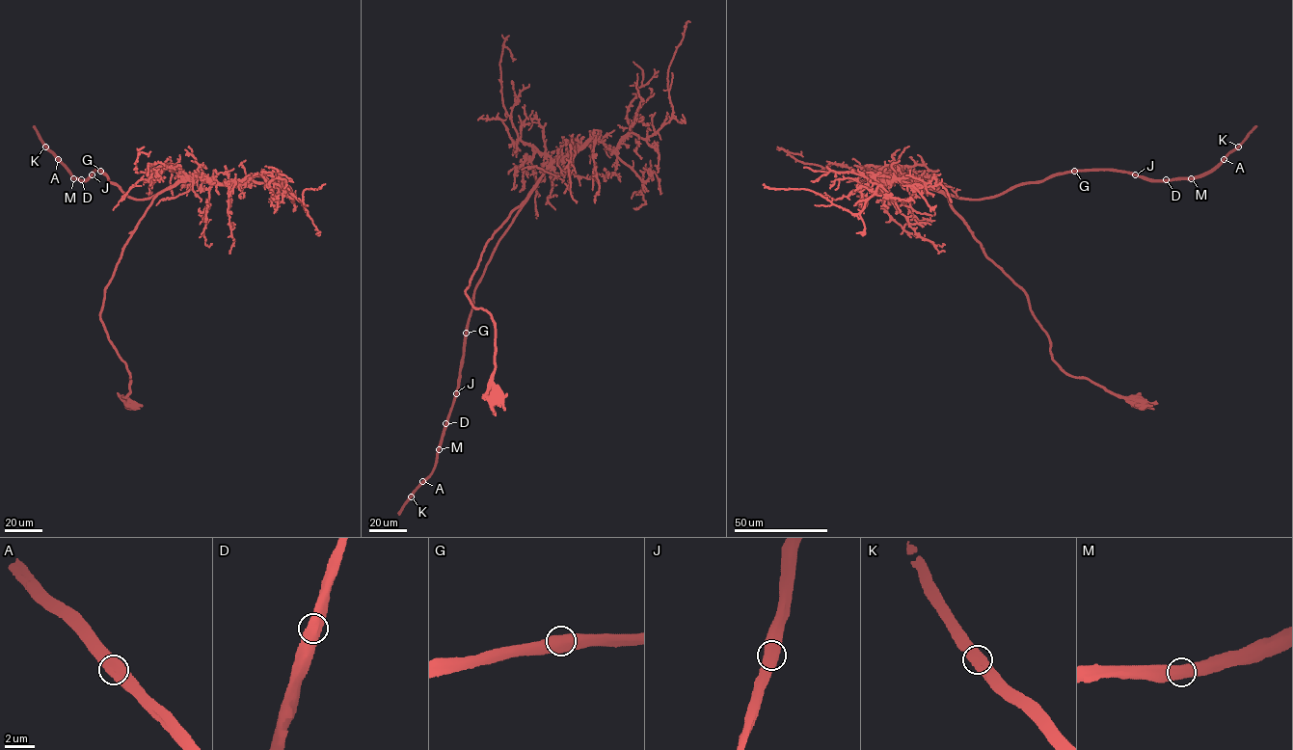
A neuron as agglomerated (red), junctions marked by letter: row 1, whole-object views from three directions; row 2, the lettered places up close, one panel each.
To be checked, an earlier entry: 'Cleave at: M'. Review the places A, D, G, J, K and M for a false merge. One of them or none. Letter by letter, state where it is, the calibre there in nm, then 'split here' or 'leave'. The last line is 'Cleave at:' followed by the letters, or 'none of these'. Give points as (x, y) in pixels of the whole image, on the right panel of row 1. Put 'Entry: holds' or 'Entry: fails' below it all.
A: (1224, 159) | 650 nm | leave
D: (1166, 179) | 650 nm | leave
G: (1074, 171) | 600 nm | leave
J: (1135, 174) | 600 nm | leave
K: (1238, 147) | 650 nm | leave
M: (1191, 178) | 650 nm | leave
Cleave at: none of these
Entry: fails

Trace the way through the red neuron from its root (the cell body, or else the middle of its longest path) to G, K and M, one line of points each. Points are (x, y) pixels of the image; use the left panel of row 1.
G: (129, 403), (129, 372), (109, 338), (100, 312), (104, 289), (122, 249), (157, 194), (132, 198), (100, 171)
K: (129, 403), (129, 372), (100, 312), (122, 249), (157, 194), (132, 198), (98, 170), (74, 177), (45, 147)
M: (129, 403), (129, 372), (100, 312), (122, 249), (157, 194), (132, 198), (98, 170), (73, 178)

